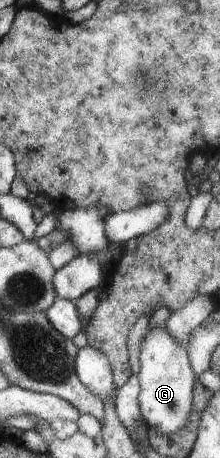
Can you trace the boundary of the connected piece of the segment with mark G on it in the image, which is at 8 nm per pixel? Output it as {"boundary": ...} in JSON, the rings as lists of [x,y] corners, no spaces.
{"boundary":[[[148,327],[147,333],[145,333],[145,337],[143,341],[141,341],[140,351],[139,351],[139,363],[140,363],[140,371],[137,374],[139,380],[139,393],[137,394],[137,405],[140,411],[140,419],[143,421],[144,425],[147,427],[155,427],[156,431],[159,434],[172,434],[180,430],[184,425],[185,422],[188,420],[188,415],[191,409],[191,402],[193,397],[193,388],[194,383],[196,382],[196,375],[193,373],[192,367],[189,365],[187,361],[186,351],[185,348],[178,342],[171,337],[167,331],[163,328],[154,328],[151,330]]]}

